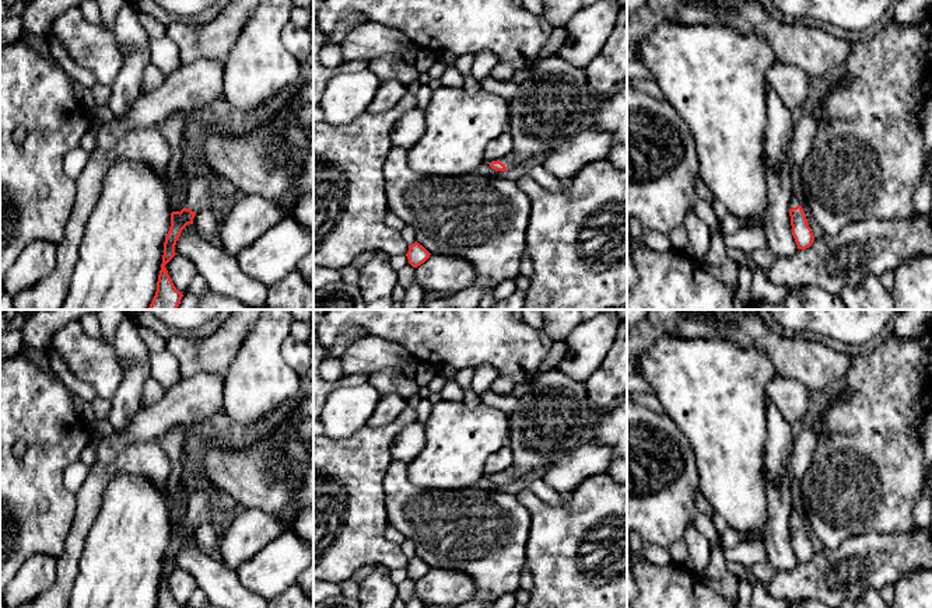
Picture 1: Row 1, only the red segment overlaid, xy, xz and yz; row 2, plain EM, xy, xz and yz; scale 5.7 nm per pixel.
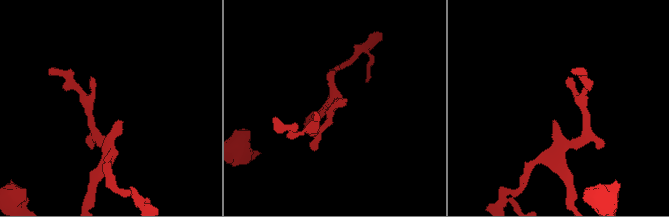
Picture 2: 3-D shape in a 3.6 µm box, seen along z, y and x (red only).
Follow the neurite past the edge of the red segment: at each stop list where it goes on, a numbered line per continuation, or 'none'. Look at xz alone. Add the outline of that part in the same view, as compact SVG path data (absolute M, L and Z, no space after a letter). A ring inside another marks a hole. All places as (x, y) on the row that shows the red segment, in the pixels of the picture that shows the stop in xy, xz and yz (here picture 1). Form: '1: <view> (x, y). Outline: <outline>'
1: xz (553, 105). Outline: M558 56L537 60L530 69L530 77L519 84L518 94L509 101L508 133L512 137L512 151L500 161L507 170L519 163L553 150L592 127L593 94L588 90L584 69L567 63Z

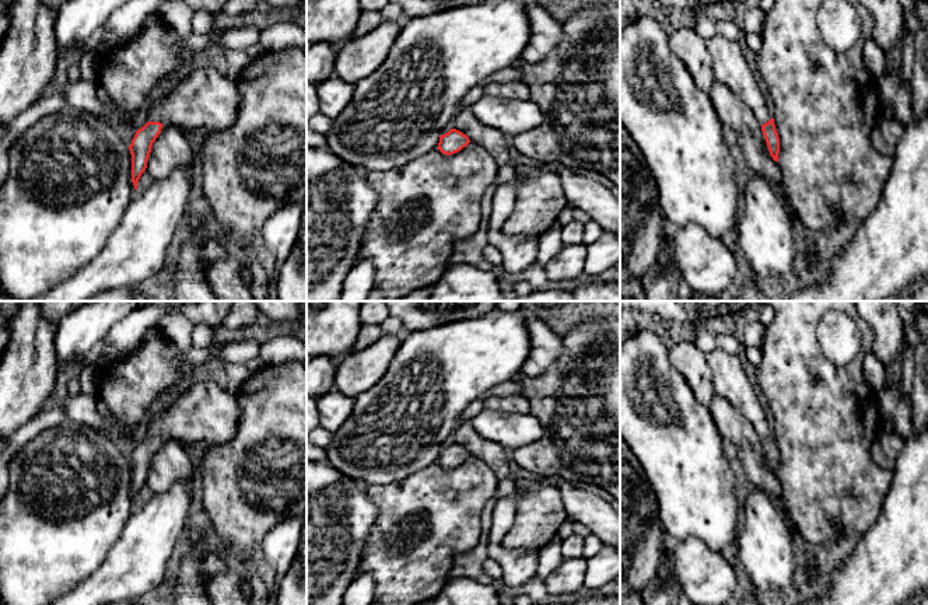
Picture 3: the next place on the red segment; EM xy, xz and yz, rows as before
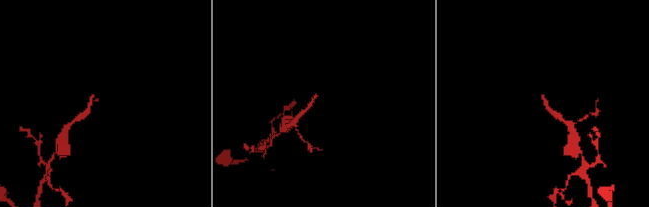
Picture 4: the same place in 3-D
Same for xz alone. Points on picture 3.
none

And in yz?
1: yz (729, 66). Outline: M717 34L705 39L705 45L711 55L714 78L745 101L754 112L760 125L767 123L771 115L739 43Z

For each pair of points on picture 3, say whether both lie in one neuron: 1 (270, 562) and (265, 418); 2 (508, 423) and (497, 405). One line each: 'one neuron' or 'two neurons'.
1: two neurons
2: two neurons

